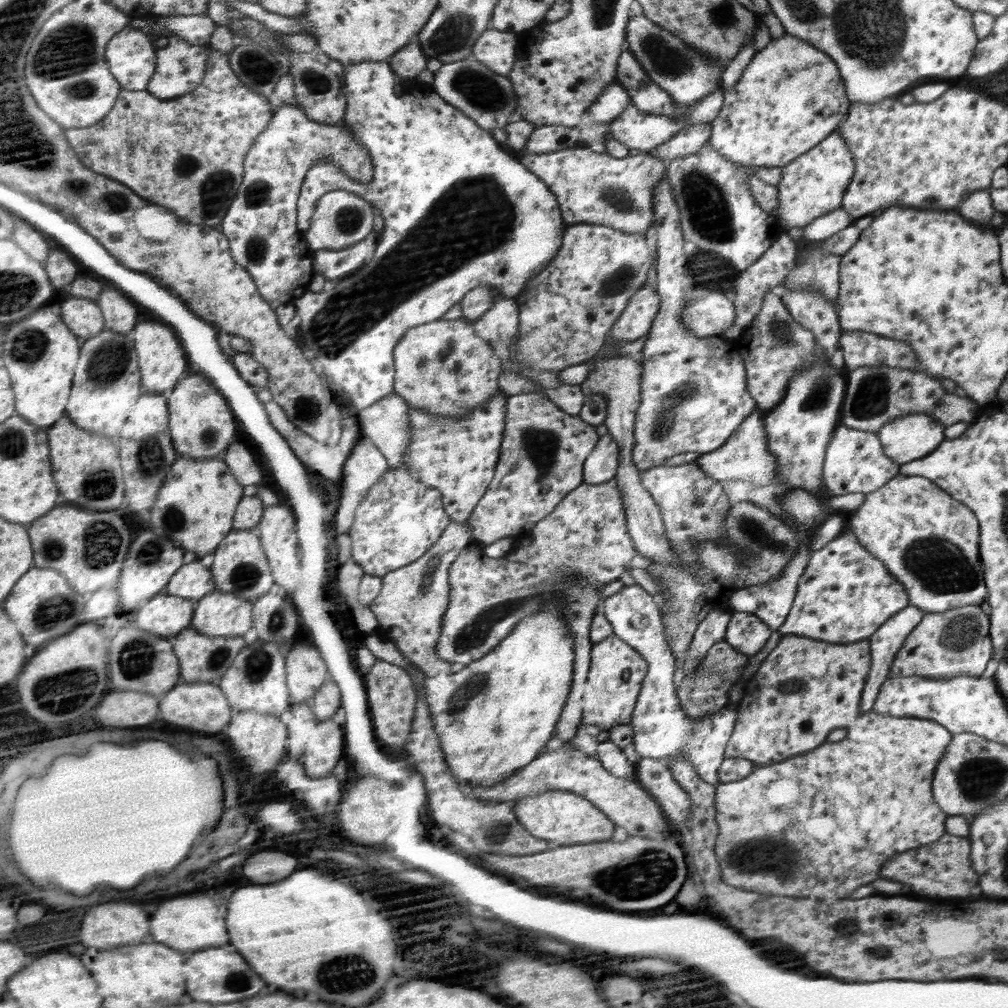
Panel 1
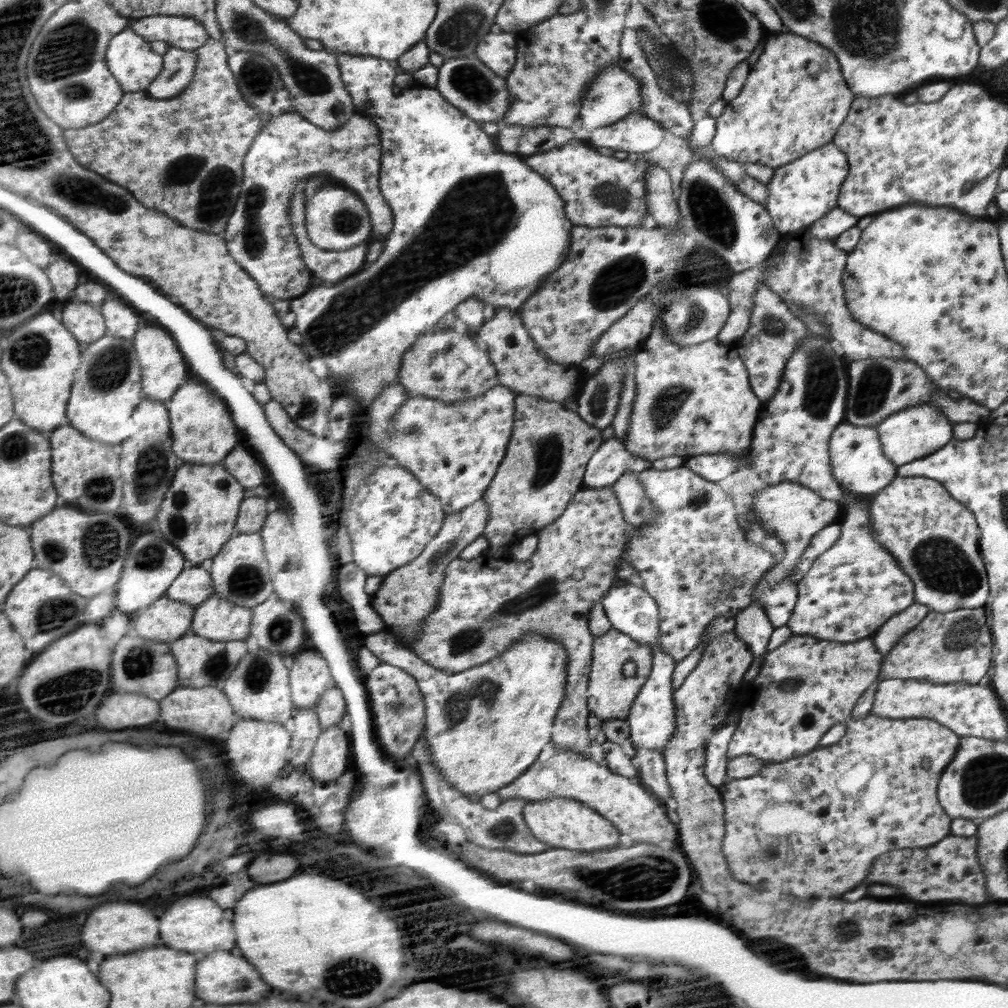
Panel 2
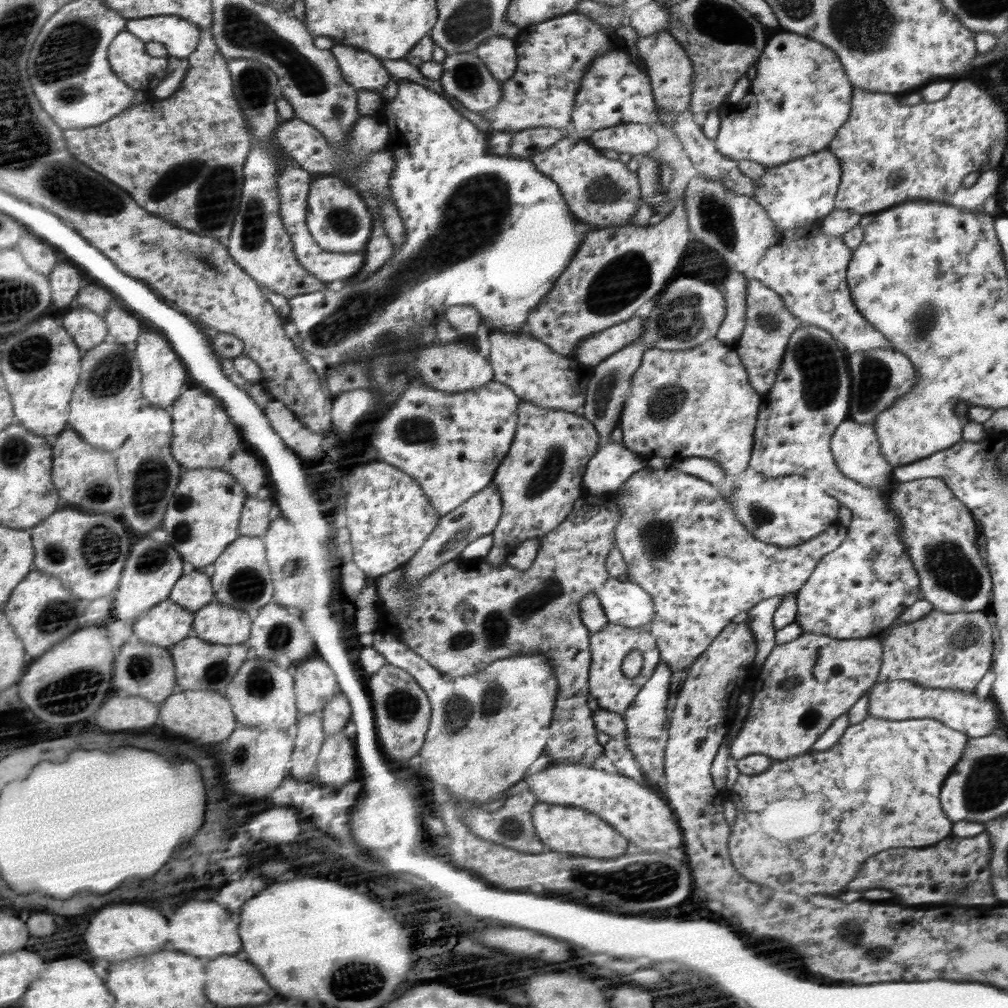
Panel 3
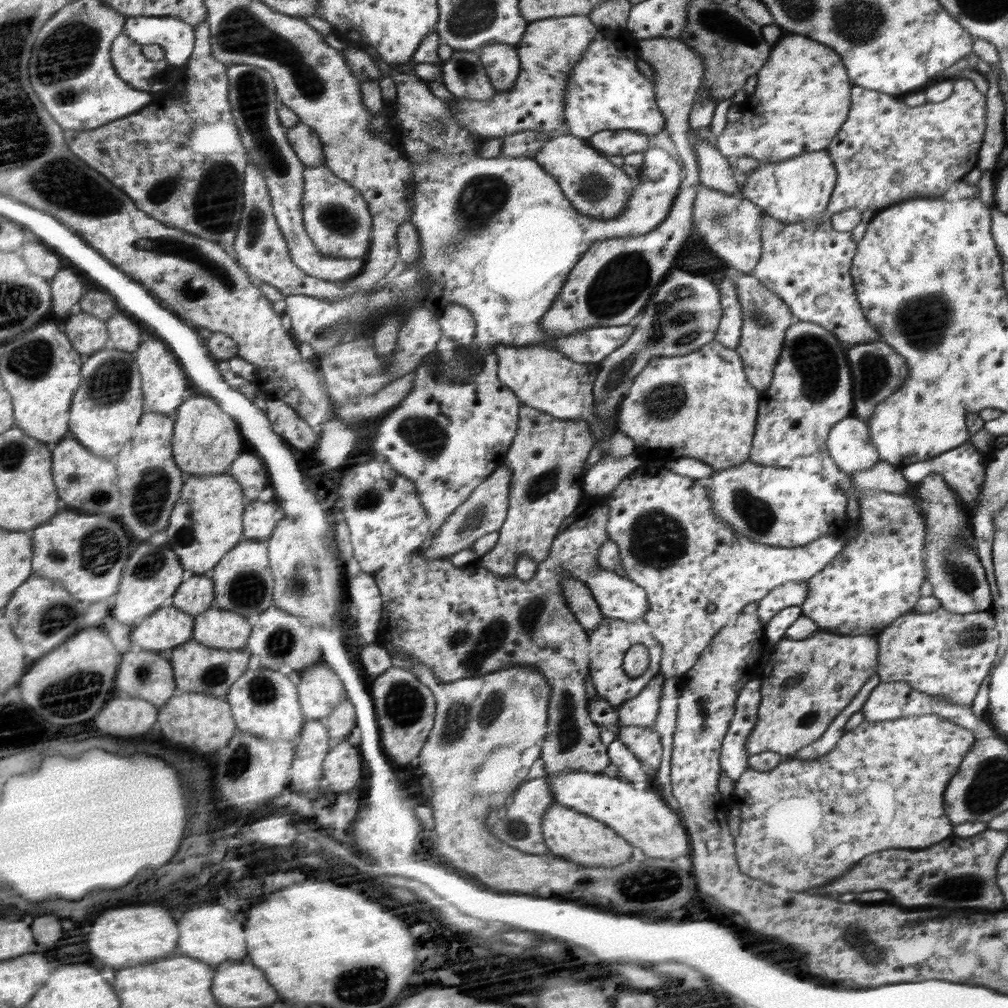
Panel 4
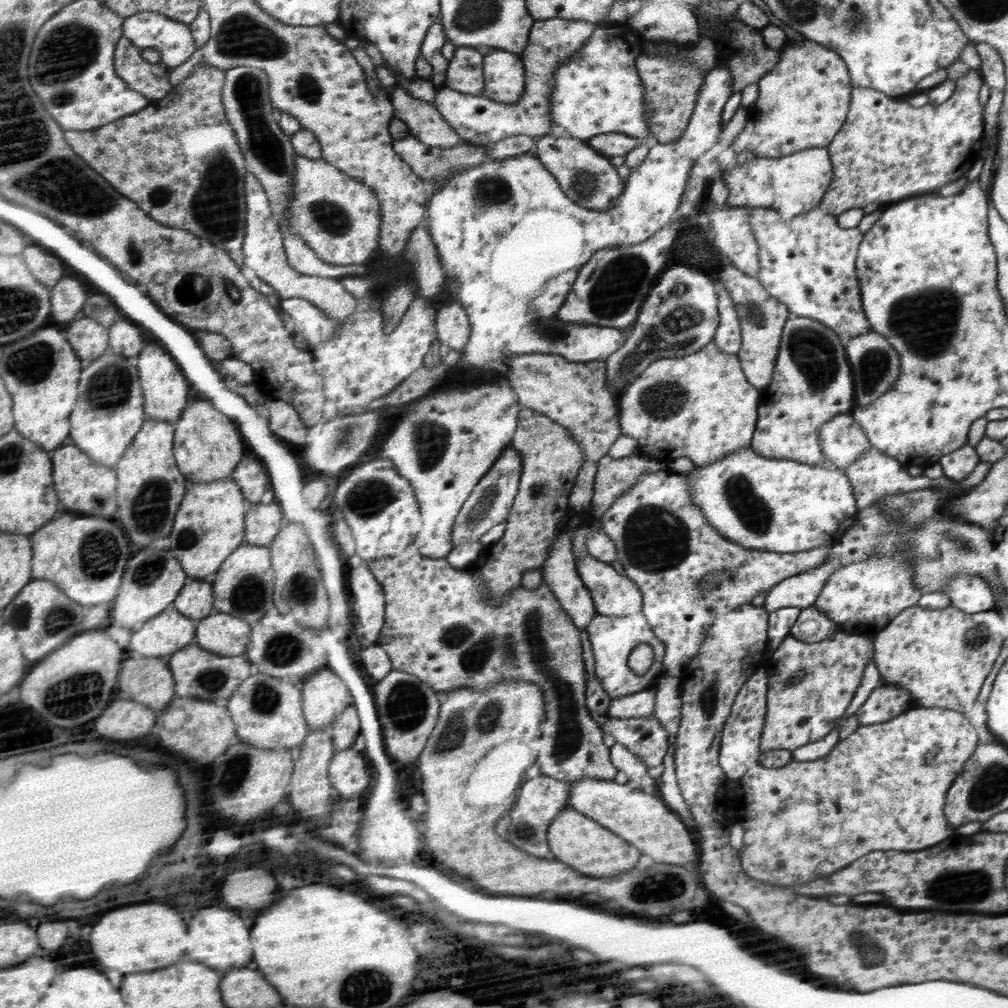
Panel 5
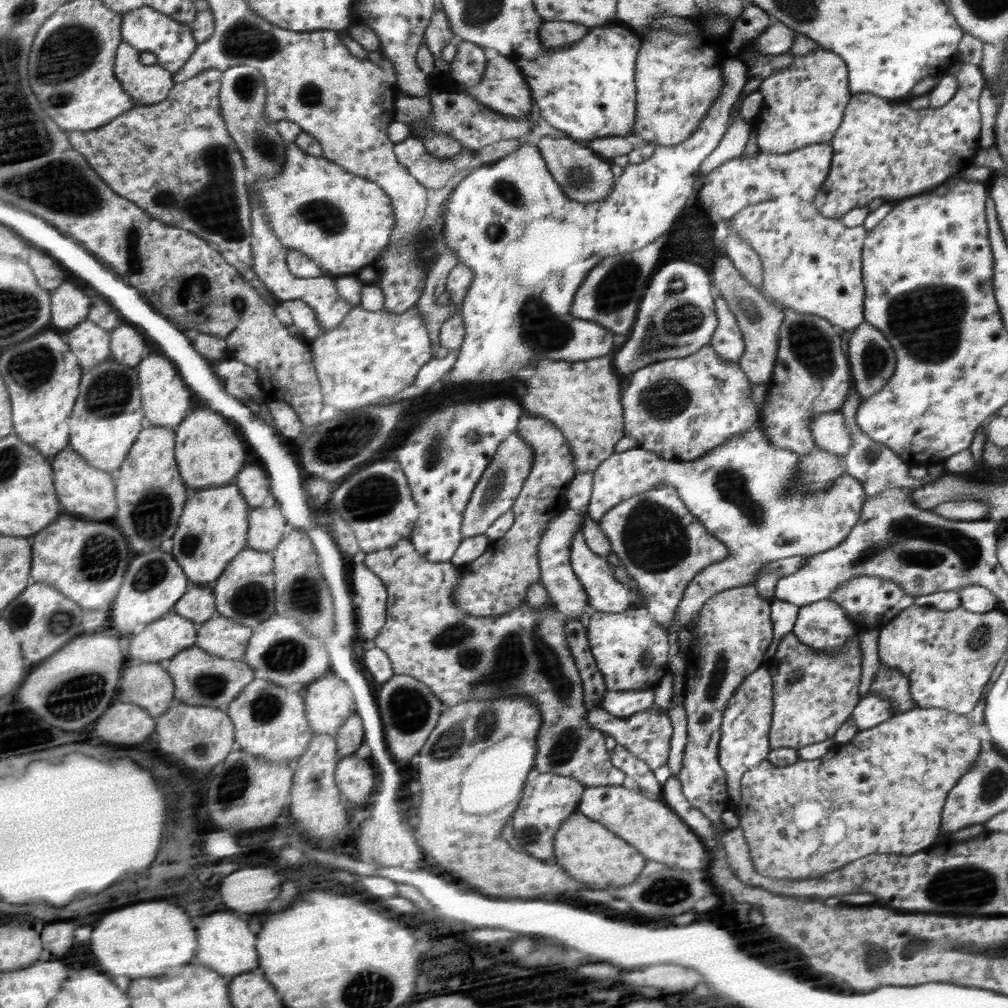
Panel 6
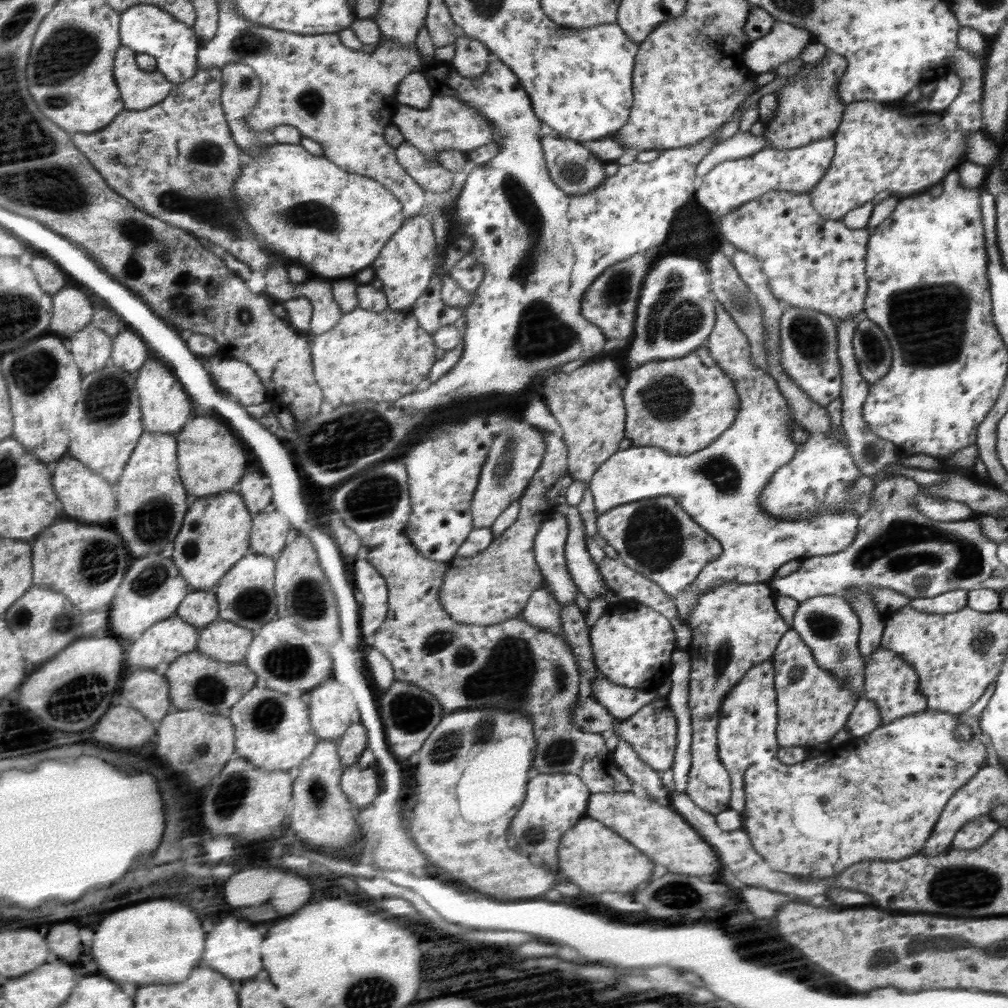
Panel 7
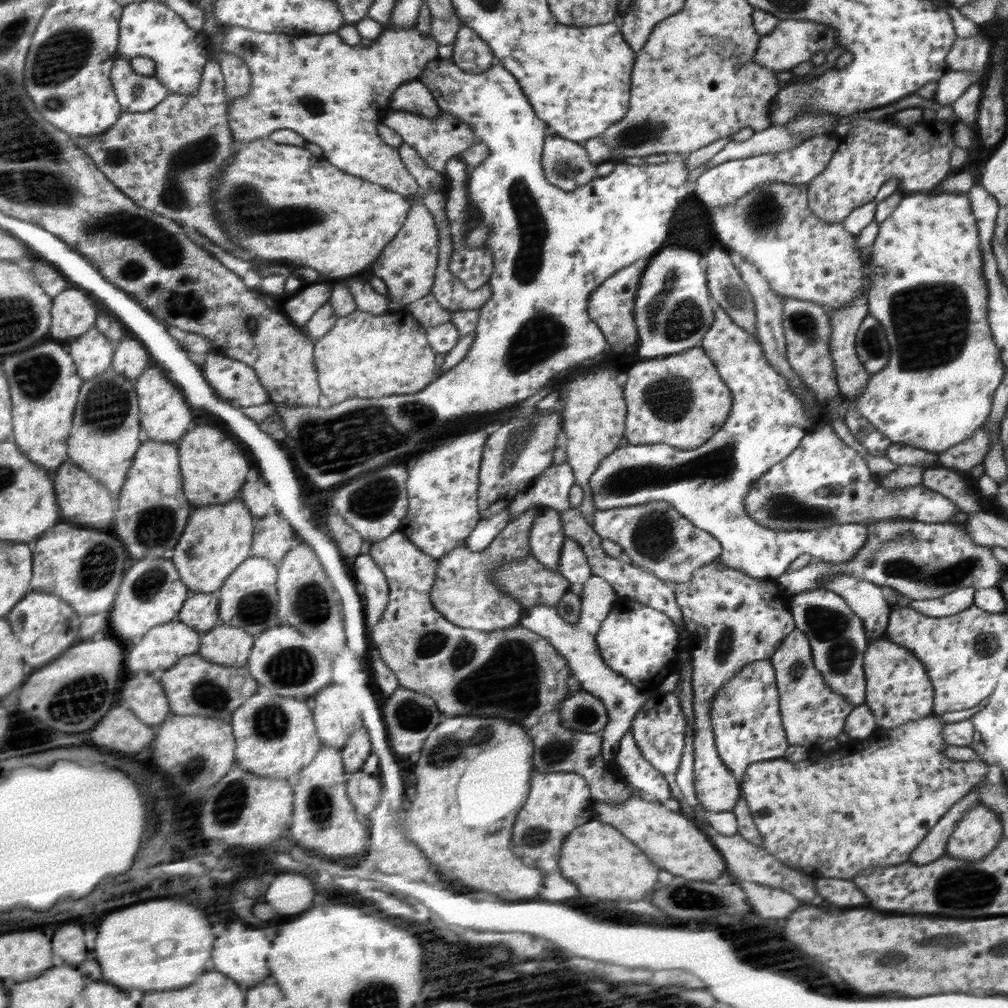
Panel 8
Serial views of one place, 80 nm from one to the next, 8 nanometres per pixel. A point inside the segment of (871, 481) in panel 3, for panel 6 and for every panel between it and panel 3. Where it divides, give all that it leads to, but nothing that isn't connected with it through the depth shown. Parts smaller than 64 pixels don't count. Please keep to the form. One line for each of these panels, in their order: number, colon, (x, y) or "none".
4: (850, 445)
5: (843, 441)
6: (830, 433)

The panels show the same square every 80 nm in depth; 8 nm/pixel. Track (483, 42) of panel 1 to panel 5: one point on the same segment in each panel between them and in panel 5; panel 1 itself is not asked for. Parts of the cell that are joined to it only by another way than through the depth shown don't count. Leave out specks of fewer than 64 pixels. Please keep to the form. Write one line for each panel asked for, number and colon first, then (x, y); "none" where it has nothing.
2: (498, 52)
3: (499, 54)
4: (502, 63)
5: (505, 81)

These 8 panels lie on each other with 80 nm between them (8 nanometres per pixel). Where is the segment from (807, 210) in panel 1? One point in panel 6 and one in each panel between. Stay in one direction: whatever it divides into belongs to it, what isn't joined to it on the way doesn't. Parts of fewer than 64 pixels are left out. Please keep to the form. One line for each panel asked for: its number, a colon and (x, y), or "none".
2: (801, 192)
3: (794, 194)
4: (795, 189)
5: (798, 182)
6: (740, 182)

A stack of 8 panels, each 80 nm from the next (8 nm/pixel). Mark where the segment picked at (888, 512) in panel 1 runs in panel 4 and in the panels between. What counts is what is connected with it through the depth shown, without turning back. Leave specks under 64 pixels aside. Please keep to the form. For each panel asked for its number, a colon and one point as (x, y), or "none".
2: (936, 539)
3: (941, 533)
4: (956, 575)

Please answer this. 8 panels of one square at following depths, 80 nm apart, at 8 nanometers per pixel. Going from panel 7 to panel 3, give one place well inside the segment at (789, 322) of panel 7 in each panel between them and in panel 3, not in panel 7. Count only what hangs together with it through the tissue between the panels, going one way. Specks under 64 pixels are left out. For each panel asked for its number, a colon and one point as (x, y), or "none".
3: (858, 590)
4: (811, 391)
5: (812, 384)
6: (811, 377)

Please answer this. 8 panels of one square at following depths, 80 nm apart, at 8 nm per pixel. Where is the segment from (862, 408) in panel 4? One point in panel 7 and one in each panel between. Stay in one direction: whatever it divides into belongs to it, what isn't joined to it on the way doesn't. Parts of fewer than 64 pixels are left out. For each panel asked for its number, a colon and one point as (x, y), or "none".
5: (876, 364)
6: (873, 359)
7: (874, 353)

